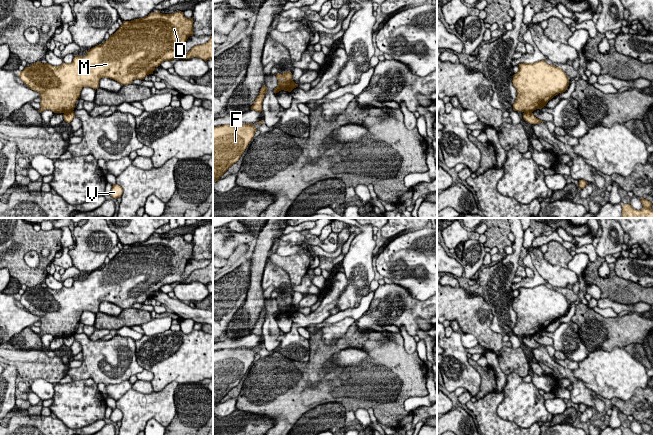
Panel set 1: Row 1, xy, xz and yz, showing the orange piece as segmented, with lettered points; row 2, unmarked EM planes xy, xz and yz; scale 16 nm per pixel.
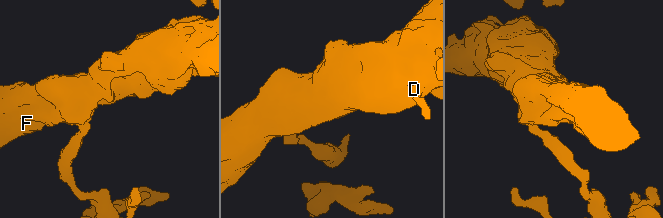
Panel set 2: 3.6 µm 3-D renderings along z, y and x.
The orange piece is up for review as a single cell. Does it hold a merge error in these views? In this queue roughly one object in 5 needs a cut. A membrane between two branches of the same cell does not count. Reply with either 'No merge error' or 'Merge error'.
Merge error

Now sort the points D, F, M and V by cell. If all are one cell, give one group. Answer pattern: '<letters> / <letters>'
D F M / V

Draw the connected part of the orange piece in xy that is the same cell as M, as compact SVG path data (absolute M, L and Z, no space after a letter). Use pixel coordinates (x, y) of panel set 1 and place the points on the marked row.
M158 11L144 18L123 21L108 40L89 49L86 55L75 56L71 63L63 62L60 66L37 62L19 72L19 77L30 89L40 93L40 113L44 110L67 113L74 110L82 88L98 89L101 78L113 79L123 86L153 74L154 69L164 61L193 57L205 62L213 59L213 35L205 44L196 45L185 56L182 55L188 37L193 36L193 22L193 18L187 19L181 11L172 14Z

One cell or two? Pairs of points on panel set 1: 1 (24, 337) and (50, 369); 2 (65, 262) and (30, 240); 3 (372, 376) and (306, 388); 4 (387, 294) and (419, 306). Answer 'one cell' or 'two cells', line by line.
1: two cells
2: two cells
3: one cell
4: one cell

